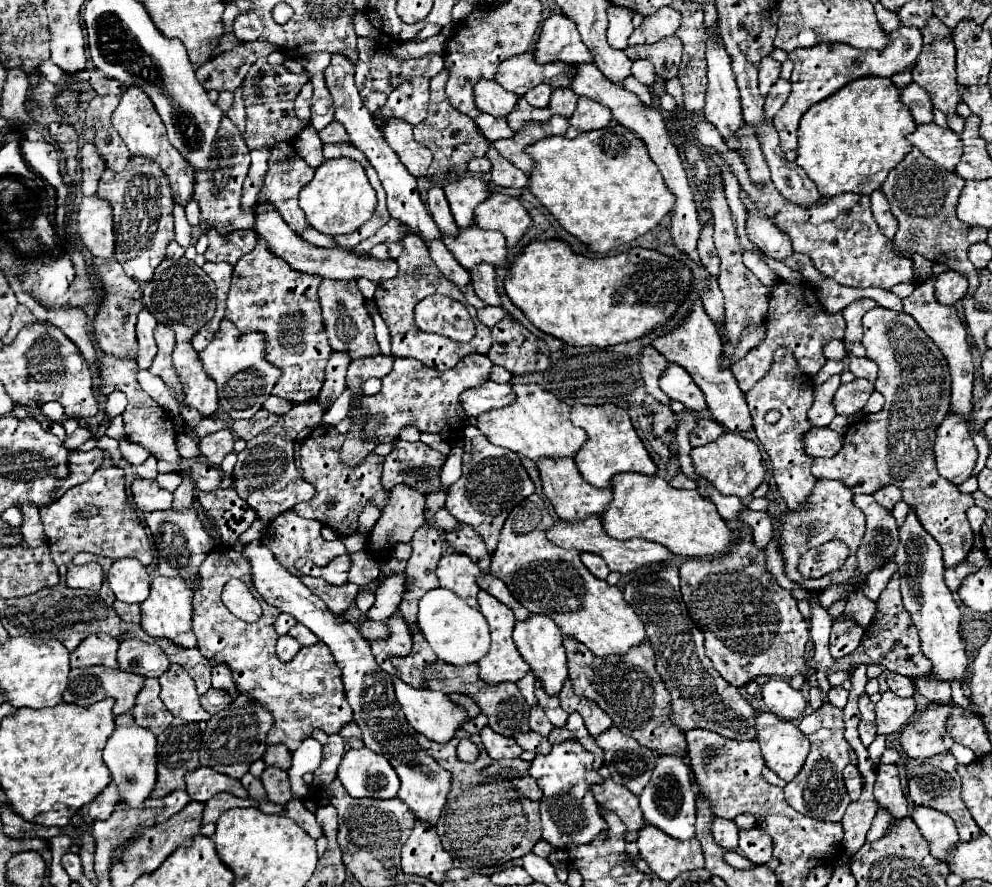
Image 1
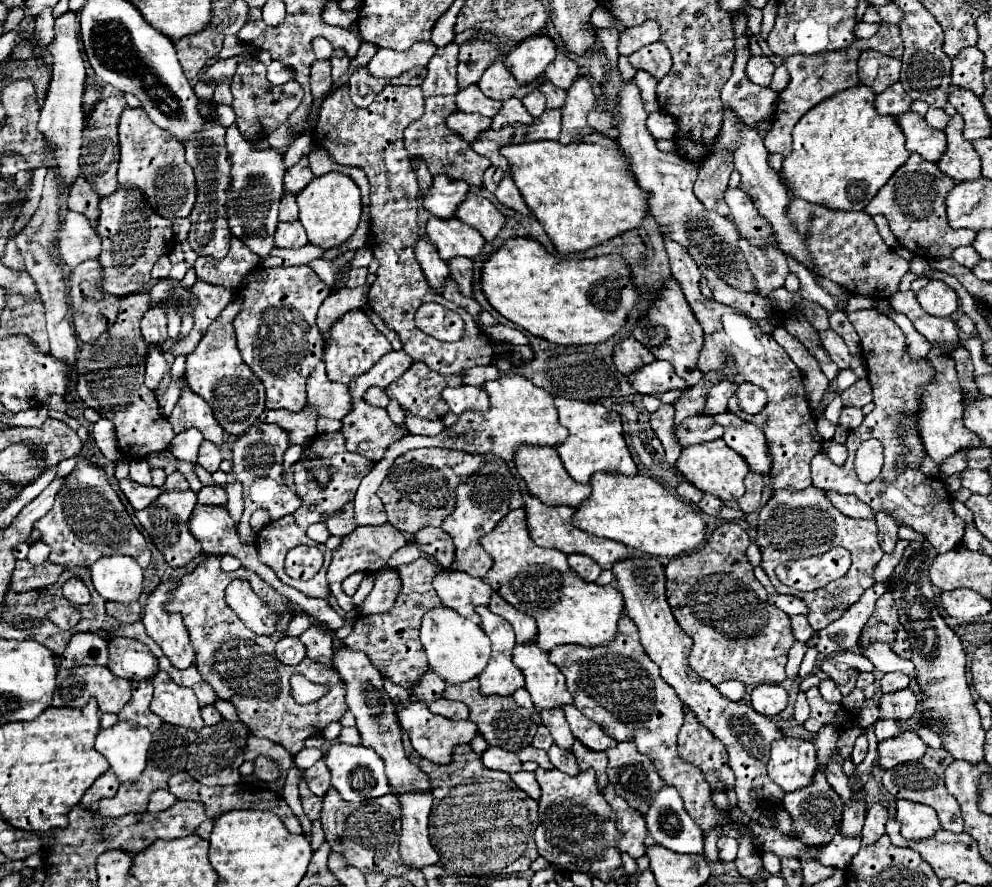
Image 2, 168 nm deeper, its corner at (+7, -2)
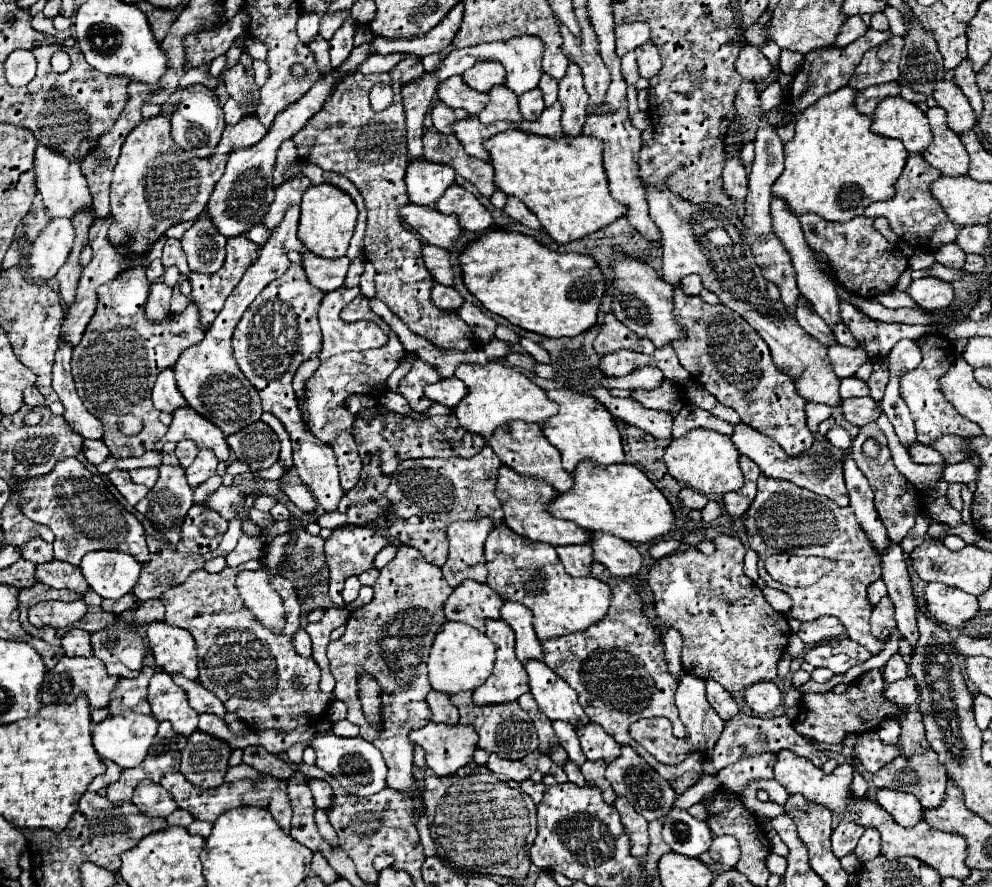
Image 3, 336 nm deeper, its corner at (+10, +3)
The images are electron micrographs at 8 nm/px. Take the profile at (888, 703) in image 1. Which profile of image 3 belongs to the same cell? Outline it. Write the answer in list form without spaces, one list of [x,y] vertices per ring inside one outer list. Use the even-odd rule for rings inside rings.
[[[911,677],[887,685],[887,689],[883,693],[885,693],[885,699],[895,703],[897,707],[909,707],[919,699],[917,685],[915,685],[915,681]]]

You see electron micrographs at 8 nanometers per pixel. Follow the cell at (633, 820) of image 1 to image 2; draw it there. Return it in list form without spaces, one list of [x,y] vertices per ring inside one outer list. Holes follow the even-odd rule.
[[[628,808],[626,812],[618,814],[618,826],[622,830],[620,850],[630,854],[632,858],[644,856],[646,854],[644,838],[648,836],[648,828],[646,828],[646,822],[644,822],[642,814],[638,810]]]

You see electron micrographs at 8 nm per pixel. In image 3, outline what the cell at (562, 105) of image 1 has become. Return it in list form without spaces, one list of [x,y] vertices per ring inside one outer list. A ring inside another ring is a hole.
[[[543,73],[541,81],[539,81],[539,87],[541,87],[541,91],[543,91],[545,105],[547,105],[547,107],[553,105],[553,103],[557,101],[557,93],[559,93],[559,85],[557,85],[557,81],[555,81],[553,77],[549,77],[549,75]]]

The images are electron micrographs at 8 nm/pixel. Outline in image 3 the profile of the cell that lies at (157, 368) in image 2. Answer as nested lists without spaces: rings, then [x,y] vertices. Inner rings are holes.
[[[171,367],[163,369],[157,375],[157,381],[153,387],[153,405],[155,405],[155,409],[167,411],[167,413],[173,413],[173,409],[177,409],[181,405],[187,405],[185,397],[181,397],[181,391],[177,389],[175,371]]]

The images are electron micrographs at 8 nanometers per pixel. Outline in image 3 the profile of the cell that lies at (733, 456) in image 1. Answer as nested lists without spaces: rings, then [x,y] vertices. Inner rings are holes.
[[[695,429],[689,431],[681,439],[673,439],[665,449],[665,465],[669,475],[677,481],[701,491],[703,495],[723,495],[729,491],[737,491],[743,485],[743,475],[739,467],[739,451],[731,443],[727,435]]]

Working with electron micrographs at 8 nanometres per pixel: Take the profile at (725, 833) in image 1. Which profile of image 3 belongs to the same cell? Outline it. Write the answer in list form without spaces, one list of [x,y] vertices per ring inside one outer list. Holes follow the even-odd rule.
[[[721,835],[721,837],[715,837],[713,839],[711,849],[709,849],[709,855],[717,863],[723,863],[727,867],[735,867],[735,863],[739,861],[741,851],[739,851],[737,841],[731,835]]]

